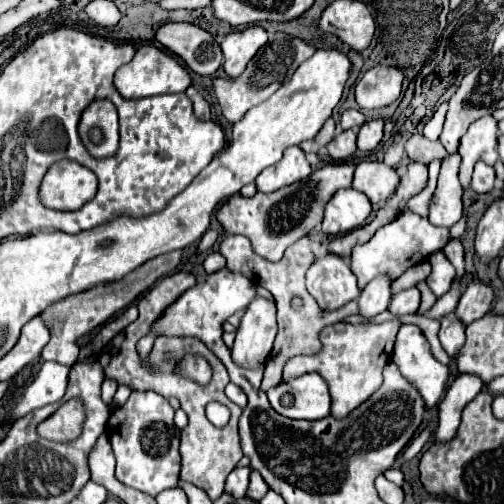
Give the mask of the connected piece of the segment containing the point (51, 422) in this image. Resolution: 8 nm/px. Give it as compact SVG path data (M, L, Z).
M78 398L64 402L48 420L38 426L38 436L50 442L70 442L82 434L84 404Z

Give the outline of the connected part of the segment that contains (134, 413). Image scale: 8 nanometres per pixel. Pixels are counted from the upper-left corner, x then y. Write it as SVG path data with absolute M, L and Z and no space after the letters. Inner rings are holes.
M132 392L126 404L110 414L106 434L116 456L116 478L122 484L150 496L178 486L180 430L174 426L174 408L164 396L156 392Z

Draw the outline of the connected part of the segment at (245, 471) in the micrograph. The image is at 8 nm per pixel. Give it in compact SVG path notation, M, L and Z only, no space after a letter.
M234 468L226 480L226 492L230 492L236 498L242 498L248 488L248 476L250 468Z

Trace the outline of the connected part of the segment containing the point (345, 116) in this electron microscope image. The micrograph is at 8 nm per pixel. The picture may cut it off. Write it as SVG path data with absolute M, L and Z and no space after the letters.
M346 110L346 112L342 112L342 118L340 118L342 130L358 130L364 122L366 122L366 118L360 110Z

